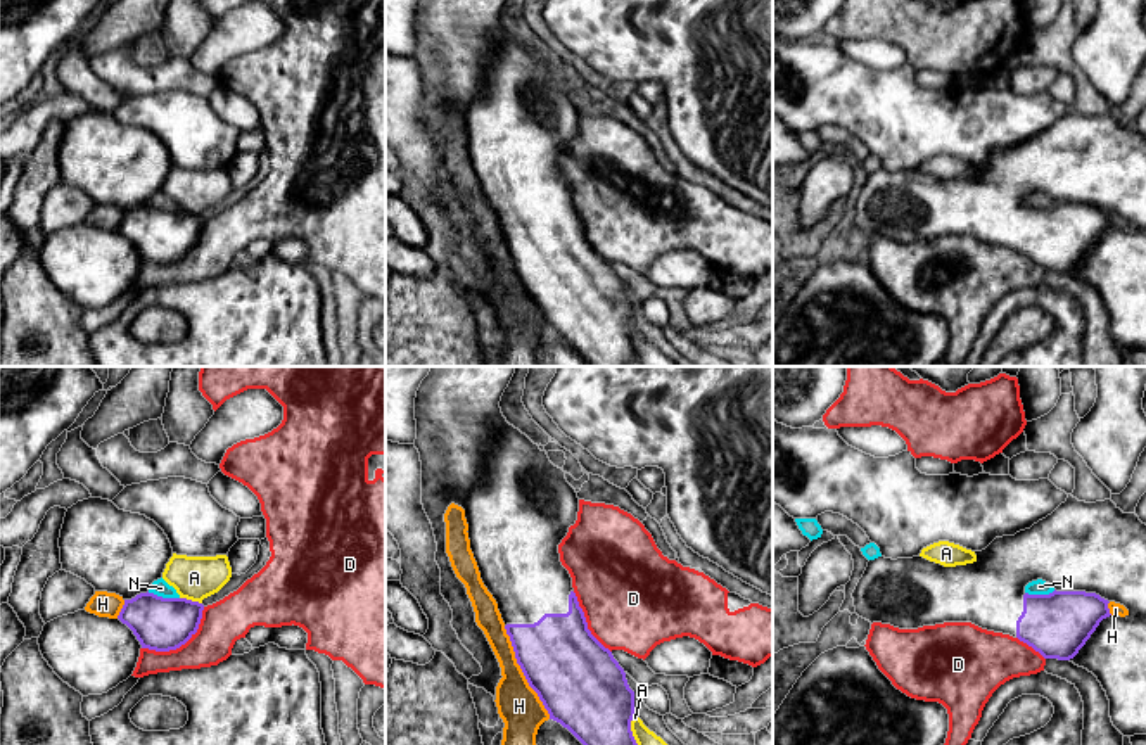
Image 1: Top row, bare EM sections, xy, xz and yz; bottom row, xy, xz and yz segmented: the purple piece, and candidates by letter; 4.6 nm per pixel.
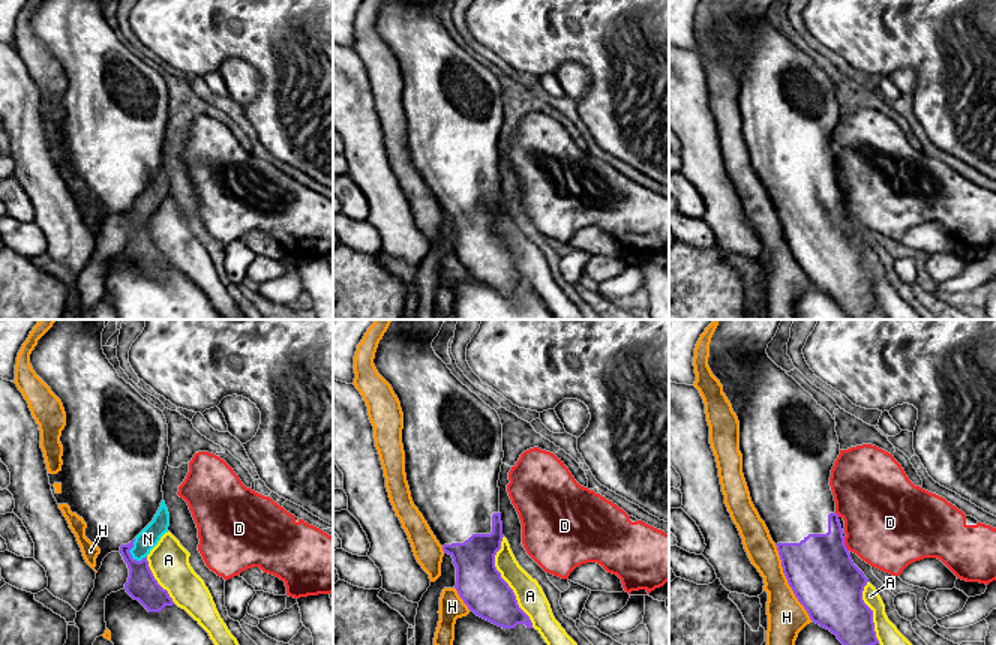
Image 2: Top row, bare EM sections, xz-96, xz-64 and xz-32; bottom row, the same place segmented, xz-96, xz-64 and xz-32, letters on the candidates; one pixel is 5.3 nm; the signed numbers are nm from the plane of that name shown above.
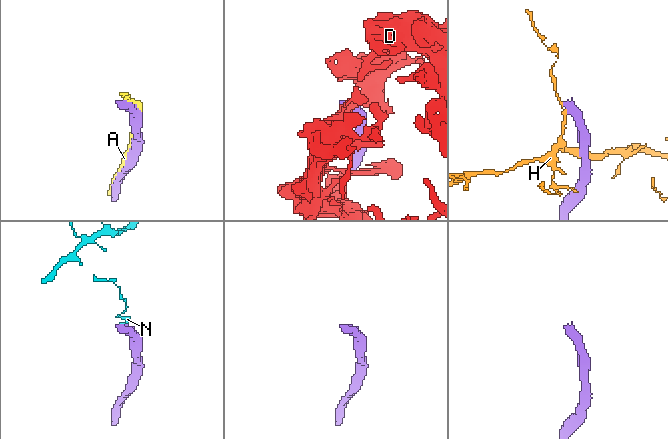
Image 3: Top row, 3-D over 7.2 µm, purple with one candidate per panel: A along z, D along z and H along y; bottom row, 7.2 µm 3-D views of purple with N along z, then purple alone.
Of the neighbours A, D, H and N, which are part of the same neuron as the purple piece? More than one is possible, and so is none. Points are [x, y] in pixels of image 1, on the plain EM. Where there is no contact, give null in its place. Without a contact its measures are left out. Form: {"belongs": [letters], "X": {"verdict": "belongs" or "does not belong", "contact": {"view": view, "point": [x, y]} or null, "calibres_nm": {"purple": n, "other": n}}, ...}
{"belongs": [], "A": {"verdict": "does not belong", "contact": {"view": "xy", "point": [190, 213]}, "calibres_nm": {"purple": 240, "other": 200}}, "D": {"verdict": "does not belong", "contact": {"view": "xy", "point": [180, 258]}, "calibres_nm": {"purple": 240, "other": 200}}, "H": {"verdict": "does not belong", "contact": {"view": "xz", "point": [522, 284]}, "calibres_nm": {"purple": 380, "other": 200}}, "N": {"verdict": "does not belong", "contact": {"view": "xy", "point": [161, 210]}, "calibres_nm": {"purple": 240, "other": 80}}}

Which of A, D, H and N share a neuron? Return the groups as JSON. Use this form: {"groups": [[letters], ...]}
{"groups": [["A"], ["D"], ["H"], ["N"]]}

